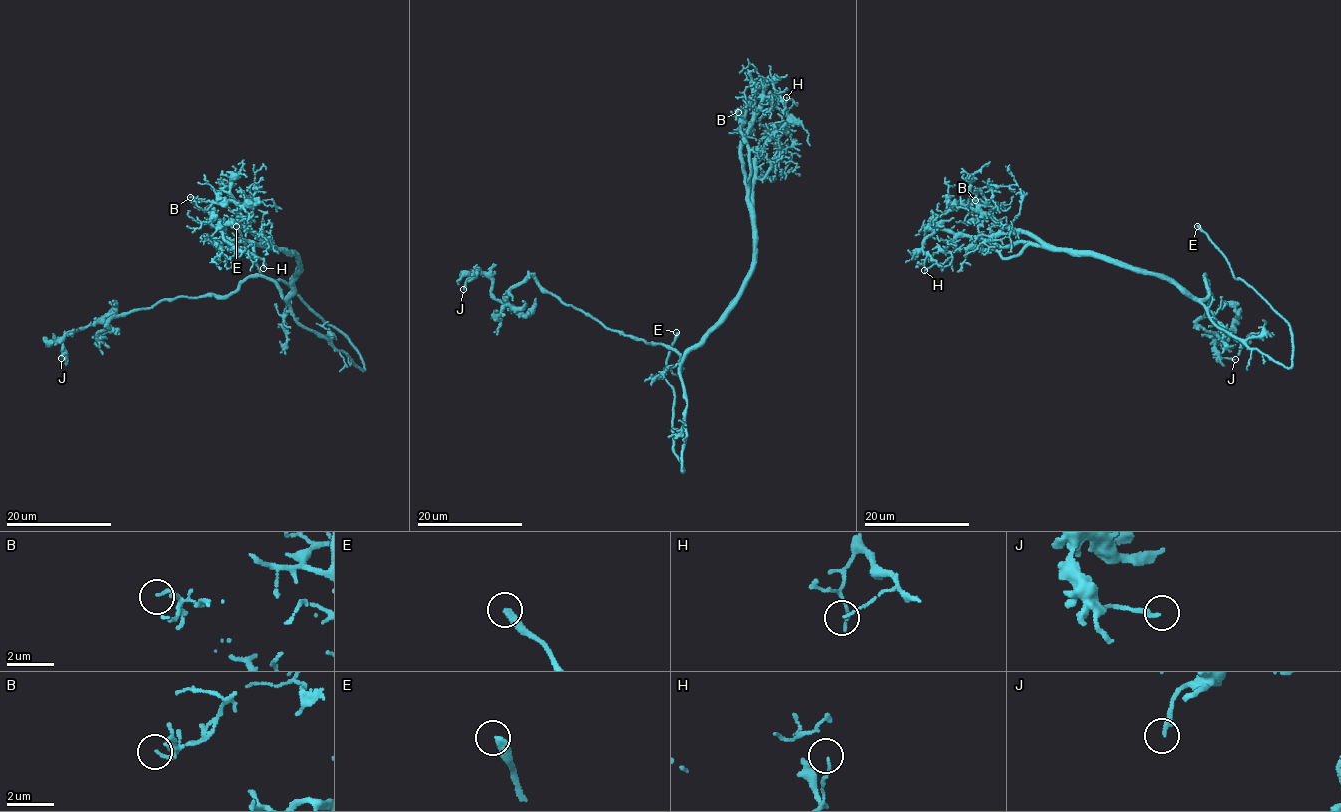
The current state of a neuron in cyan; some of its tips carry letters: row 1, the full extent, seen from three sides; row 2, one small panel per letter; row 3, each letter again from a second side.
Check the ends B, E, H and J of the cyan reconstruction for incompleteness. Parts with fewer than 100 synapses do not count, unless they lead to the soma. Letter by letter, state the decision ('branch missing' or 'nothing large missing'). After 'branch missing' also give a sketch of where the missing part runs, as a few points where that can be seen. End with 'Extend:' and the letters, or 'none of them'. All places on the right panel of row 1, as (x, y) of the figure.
B: nothing large missing
E: branch missing | (1197, 226), (1194, 216), (1181, 218), (1181, 215)
H: nothing large missing
J: nothing large missing
Extend: E

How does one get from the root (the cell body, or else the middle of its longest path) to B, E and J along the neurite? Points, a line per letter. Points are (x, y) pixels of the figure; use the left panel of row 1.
B: (287, 301), (298, 265), (295, 254), (267, 248), (252, 232), (240, 225), (237, 213), (245, 204), (190, 197)
E: (287, 301), (295, 319), (363, 370), (348, 337), (286, 283), (259, 272), (236, 226)
J: (287, 301), (270, 280), (250, 276), (223, 296), (118, 314), (101, 335), (99, 322), (74, 330), (61, 358)

